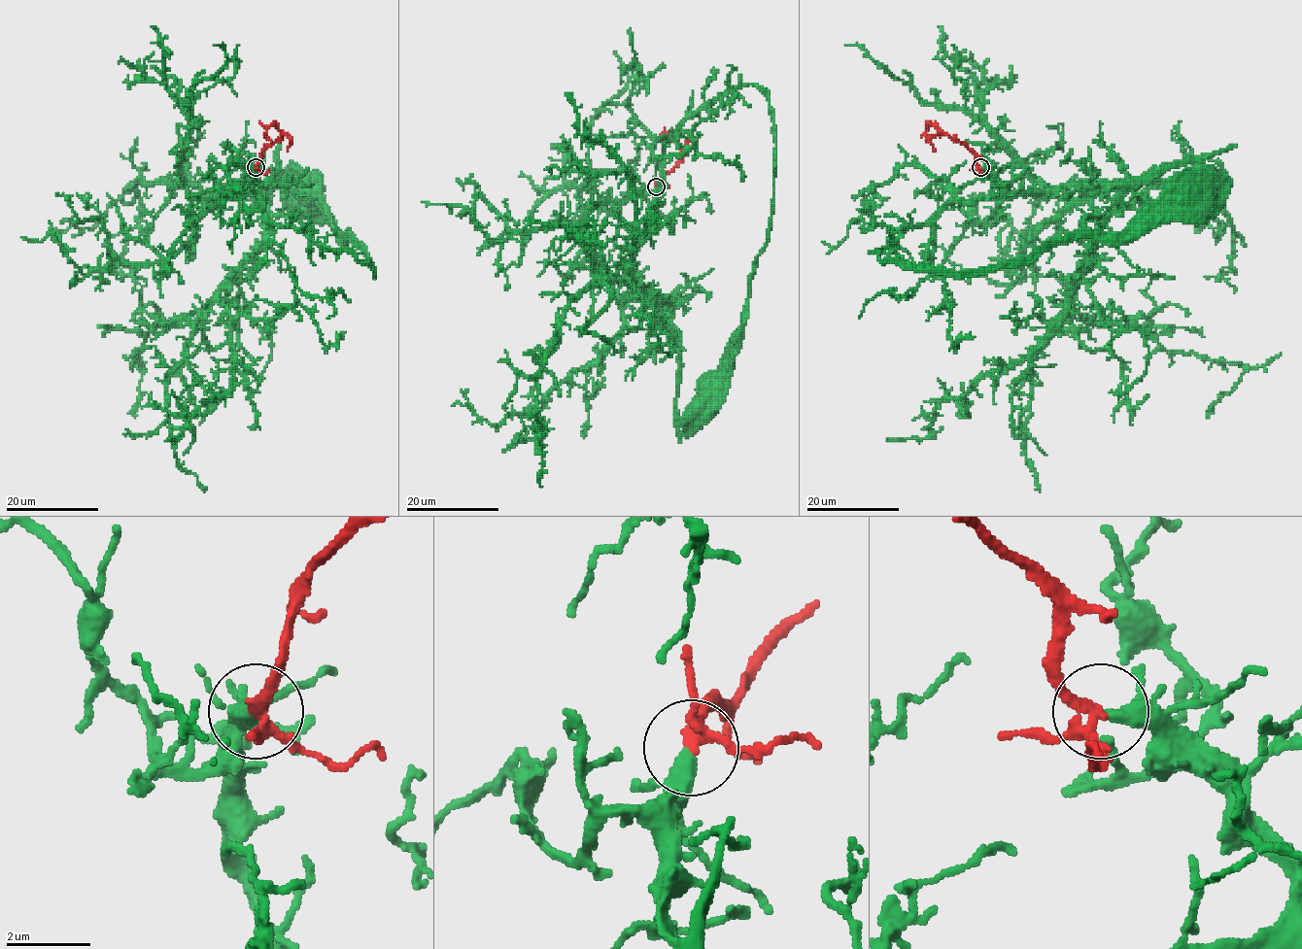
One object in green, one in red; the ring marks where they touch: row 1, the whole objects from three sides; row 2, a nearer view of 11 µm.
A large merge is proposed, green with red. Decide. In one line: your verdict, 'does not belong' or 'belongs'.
belongs

